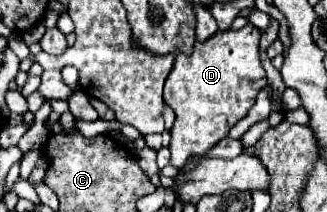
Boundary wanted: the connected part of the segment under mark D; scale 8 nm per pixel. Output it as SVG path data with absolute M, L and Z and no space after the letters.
M247 23L241 29L217 31L205 43L195 43L193 55L189 57L183 53L177 53L175 67L169 73L165 81L165 91L163 91L165 103L175 111L175 123L171 127L171 143L169 143L173 167L183 169L191 161L189 157L193 155L203 157L211 147L215 147L221 139L229 135L229 129L239 119L243 119L251 109L251 105L255 103L255 97L259 93L257 89L265 81L265 71L259 61L259 37L261 37L261 31Z

